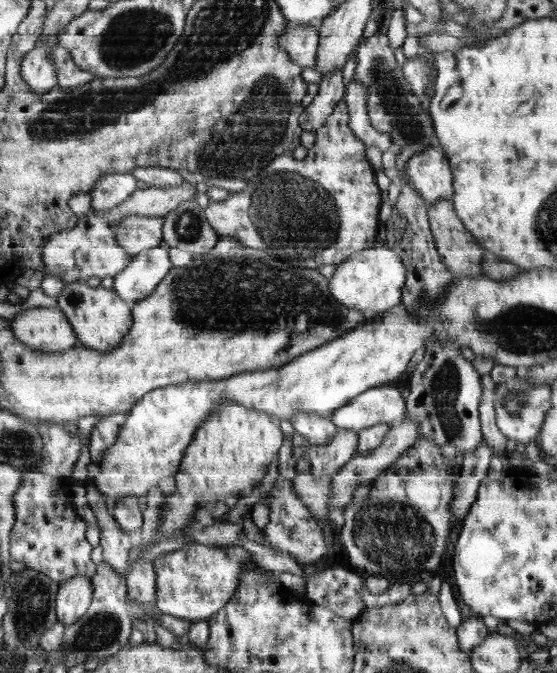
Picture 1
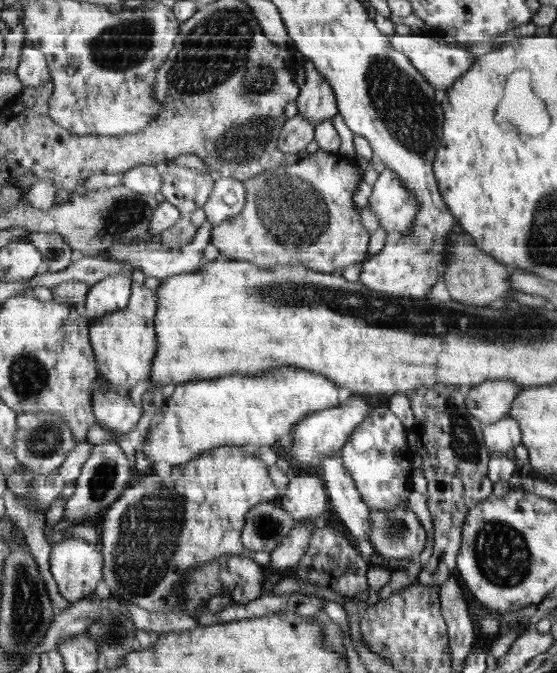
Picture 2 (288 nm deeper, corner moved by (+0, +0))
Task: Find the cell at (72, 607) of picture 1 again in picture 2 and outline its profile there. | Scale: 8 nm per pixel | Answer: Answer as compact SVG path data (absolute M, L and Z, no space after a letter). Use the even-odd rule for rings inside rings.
M65 538L61 544L55 544L51 552L51 572L55 576L61 598L65 598L69 604L79 604L93 592L105 592L105 566L105 554L97 550L97 546L91 546L89 542L79 538Z

